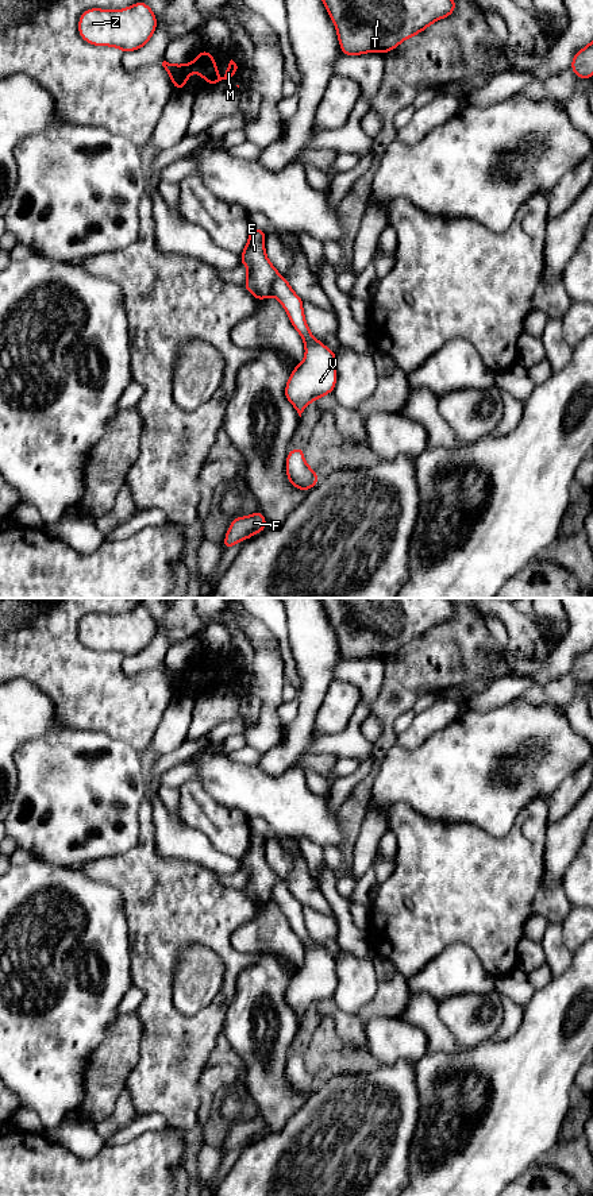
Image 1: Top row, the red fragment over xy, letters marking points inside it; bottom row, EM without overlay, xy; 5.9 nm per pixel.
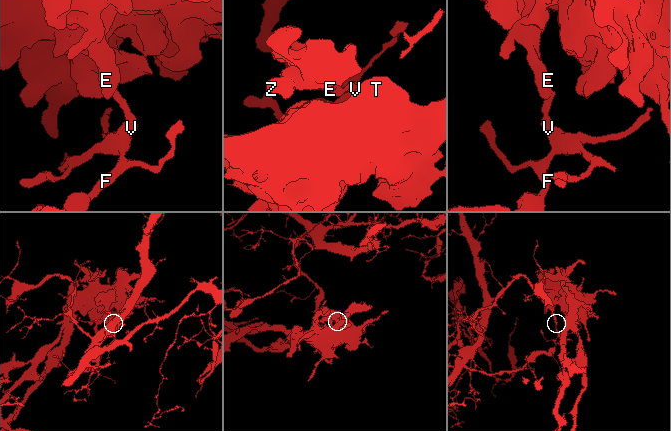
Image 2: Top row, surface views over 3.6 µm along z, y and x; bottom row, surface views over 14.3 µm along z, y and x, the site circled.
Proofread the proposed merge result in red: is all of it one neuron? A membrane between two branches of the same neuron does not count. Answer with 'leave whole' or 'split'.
split

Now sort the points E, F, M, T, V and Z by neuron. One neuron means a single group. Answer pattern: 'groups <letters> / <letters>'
groups E M T Z / F V

